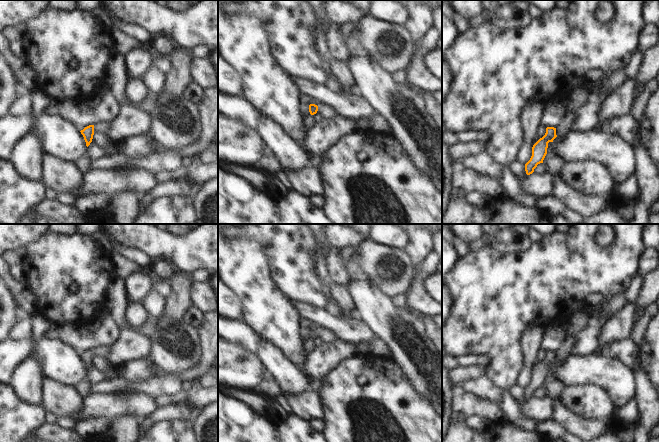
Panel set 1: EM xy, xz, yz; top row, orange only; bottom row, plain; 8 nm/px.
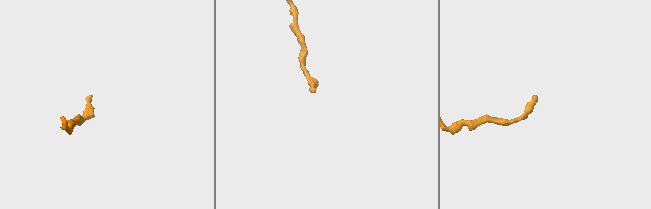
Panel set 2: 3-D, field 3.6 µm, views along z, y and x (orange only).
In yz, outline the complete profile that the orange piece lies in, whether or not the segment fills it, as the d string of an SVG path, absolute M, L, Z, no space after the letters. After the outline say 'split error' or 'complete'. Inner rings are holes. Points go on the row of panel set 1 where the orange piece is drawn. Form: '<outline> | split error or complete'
M547 127L545 135L532 147L532 156L525 164L525 171L527 175L532 174L537 165L543 163L543 160L547 154L548 143L553 142L556 137L556 128Z | complete

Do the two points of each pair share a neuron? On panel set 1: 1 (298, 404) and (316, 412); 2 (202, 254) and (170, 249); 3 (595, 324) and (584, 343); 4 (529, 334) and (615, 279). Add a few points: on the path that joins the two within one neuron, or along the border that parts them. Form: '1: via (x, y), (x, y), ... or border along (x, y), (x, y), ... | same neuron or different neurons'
1: via (302, 405), (307, 405), (312, 409) | same neuron
2: via (194, 249), (178, 249) | same neuron
3: via (591, 329), (587, 338) | same neuron
4: border along (533, 323), (525, 330), (520, 344) | different neurons

